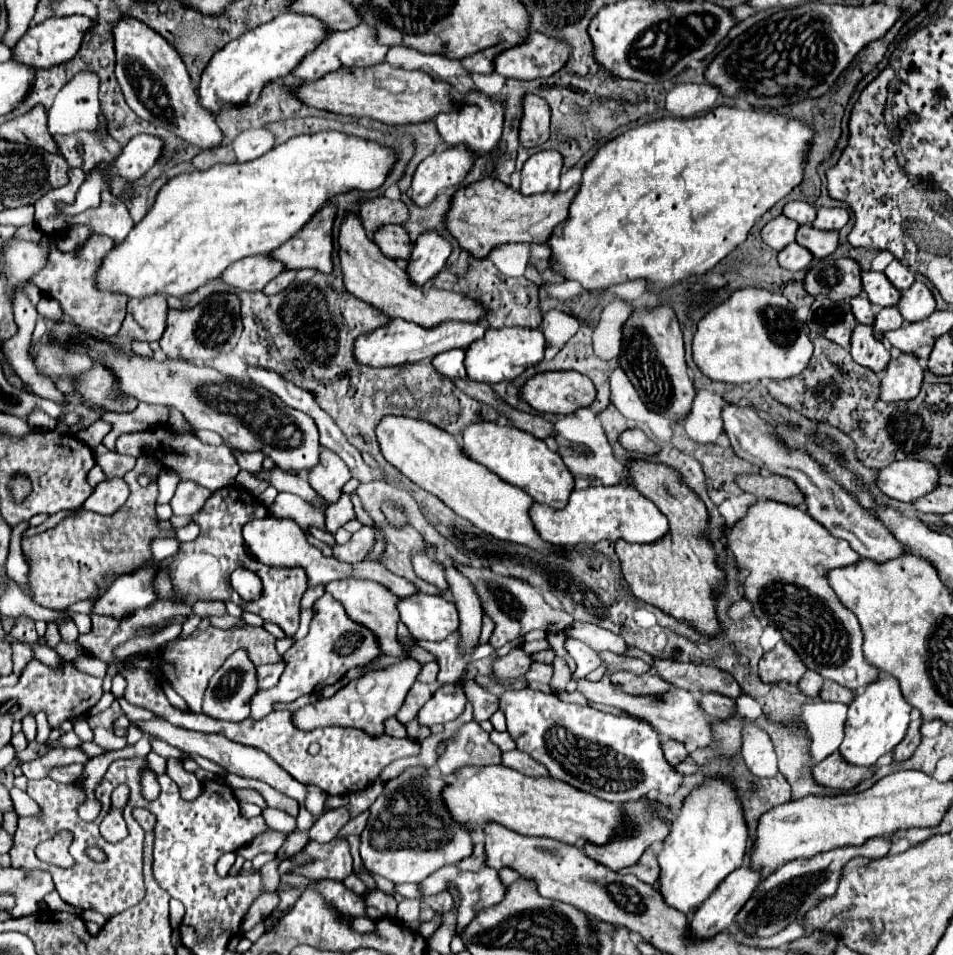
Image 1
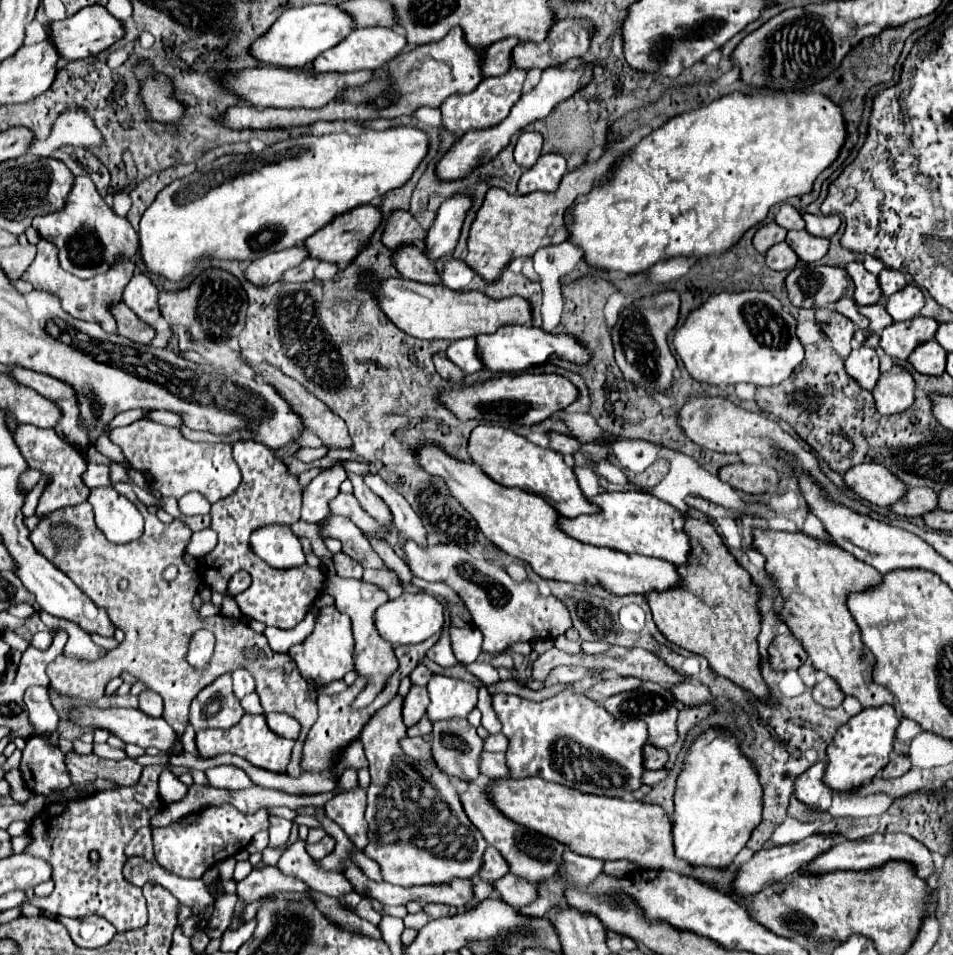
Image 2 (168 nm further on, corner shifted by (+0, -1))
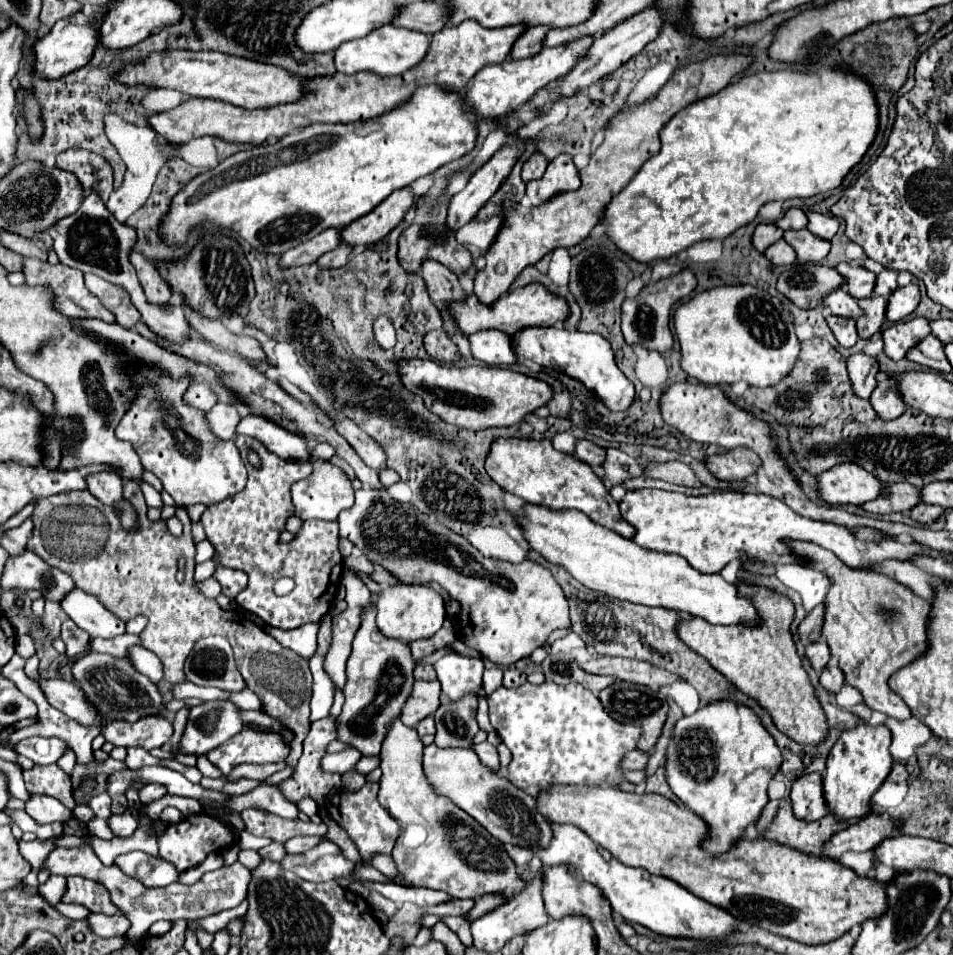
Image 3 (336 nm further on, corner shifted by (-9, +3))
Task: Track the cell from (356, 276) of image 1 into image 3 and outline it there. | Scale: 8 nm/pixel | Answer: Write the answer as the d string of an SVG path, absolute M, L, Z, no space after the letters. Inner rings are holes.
M533 282L533 284L527 284L523 288L503 294L493 306L479 304L477 296L471 294L471 296L467 296L467 300L463 304L451 304L451 314L457 322L457 326L461 328L461 332L467 336L475 334L479 330L489 330L489 328L495 328L495 330L501 330L507 334L515 334L527 326L553 326L557 322L565 322L569 316L569 306L567 306L565 298L555 296L543 284Z

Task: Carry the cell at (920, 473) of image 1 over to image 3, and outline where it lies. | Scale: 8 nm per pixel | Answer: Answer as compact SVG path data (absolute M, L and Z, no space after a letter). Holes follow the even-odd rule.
M837 464L817 476L819 498L827 504L865 504L879 496L887 484L879 482L857 464Z

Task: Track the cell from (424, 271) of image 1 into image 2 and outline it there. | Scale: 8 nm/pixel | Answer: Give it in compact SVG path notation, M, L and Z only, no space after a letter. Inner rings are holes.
M452 196L438 208L436 220L426 232L426 256L430 260L444 258L456 248L468 208L470 208L468 196Z

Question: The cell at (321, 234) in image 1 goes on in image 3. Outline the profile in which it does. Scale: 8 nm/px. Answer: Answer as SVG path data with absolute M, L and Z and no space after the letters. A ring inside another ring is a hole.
M409 186L393 192L383 204L379 204L379 208L375 208L375 212L369 212L363 220L355 220L355 224L343 228L341 240L349 246L371 246L379 242L405 218L415 200L417 196Z

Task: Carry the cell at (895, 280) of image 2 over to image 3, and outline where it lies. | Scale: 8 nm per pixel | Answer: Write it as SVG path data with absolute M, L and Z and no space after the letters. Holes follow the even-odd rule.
M883 270L879 276L877 276L877 282L875 282L875 288L873 288L873 294L877 296L883 296L883 298L889 298L891 292L897 288L897 272L895 270Z

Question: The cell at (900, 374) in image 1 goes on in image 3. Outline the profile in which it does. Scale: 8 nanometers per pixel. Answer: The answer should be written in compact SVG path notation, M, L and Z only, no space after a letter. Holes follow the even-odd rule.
M889 380L877 382L877 388L873 390L869 402L881 420L895 420L905 412L905 404L899 400L899 392L891 388Z

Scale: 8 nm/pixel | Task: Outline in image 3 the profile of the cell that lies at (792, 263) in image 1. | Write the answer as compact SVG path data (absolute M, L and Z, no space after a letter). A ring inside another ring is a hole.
M779 240L779 242L775 242L773 246L769 246L769 248L763 252L763 256L765 256L771 264L777 264L777 266L791 266L791 264L795 264L795 260L797 260L795 250L793 250L789 244L785 244L785 240Z

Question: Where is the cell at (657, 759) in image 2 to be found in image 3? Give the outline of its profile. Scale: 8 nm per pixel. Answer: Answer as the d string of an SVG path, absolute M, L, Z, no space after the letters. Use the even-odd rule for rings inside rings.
M631 750L621 758L621 768L623 770L643 770L647 764L647 754L639 752L639 750Z

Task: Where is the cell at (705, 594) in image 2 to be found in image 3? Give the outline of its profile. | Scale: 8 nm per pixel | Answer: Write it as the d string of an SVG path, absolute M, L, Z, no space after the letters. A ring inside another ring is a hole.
M739 586L739 594L749 598L759 616L759 626L713 626L707 620L691 618L679 622L679 638L697 654L709 660L709 664L721 672L731 684L735 684L741 692L755 698L769 714L773 716L775 726L795 740L797 744L817 746L827 738L827 718L815 694L815 688L801 664L797 654L791 622L795 618L793 602L781 594L775 594L767 588L757 586Z

